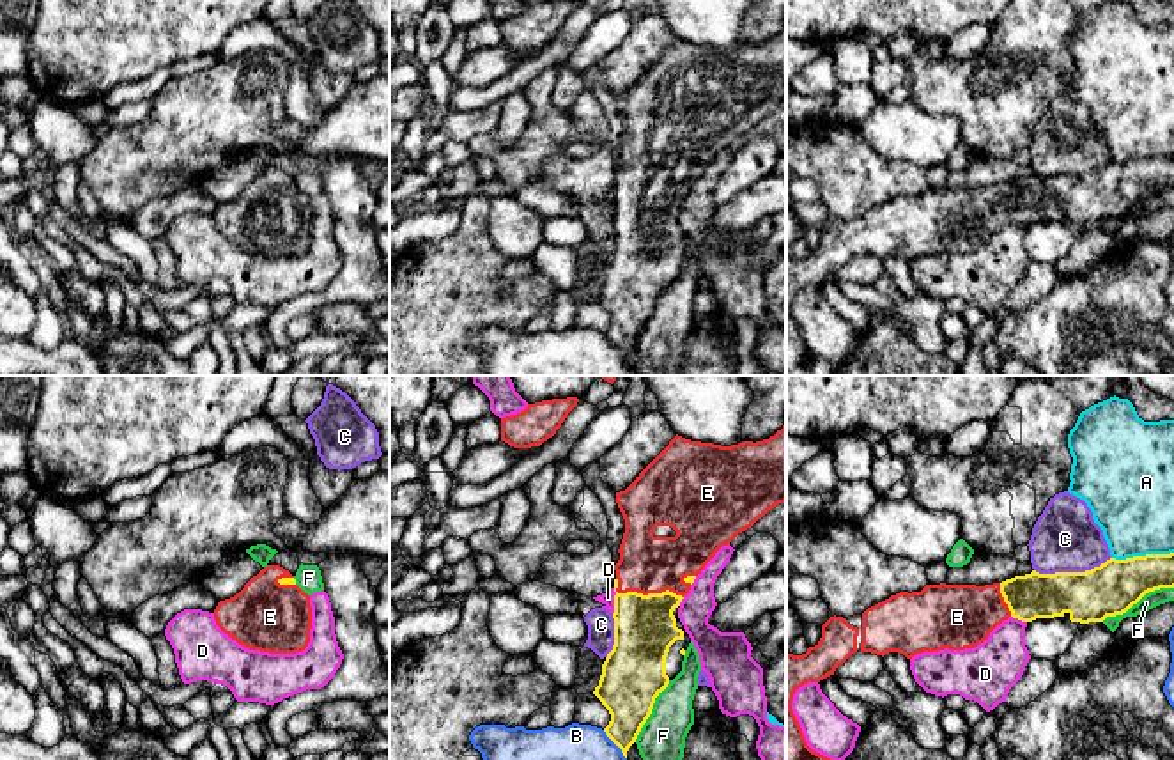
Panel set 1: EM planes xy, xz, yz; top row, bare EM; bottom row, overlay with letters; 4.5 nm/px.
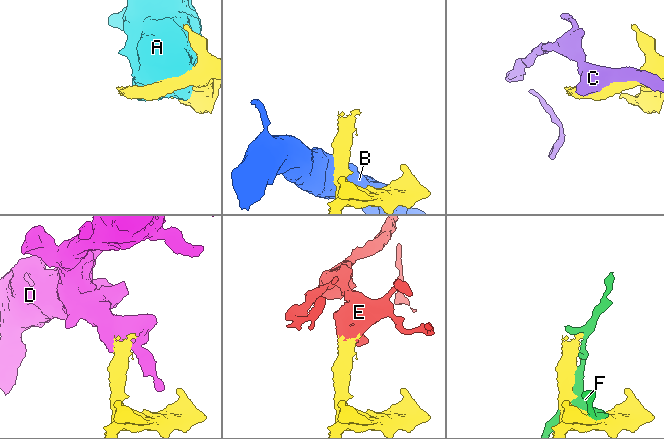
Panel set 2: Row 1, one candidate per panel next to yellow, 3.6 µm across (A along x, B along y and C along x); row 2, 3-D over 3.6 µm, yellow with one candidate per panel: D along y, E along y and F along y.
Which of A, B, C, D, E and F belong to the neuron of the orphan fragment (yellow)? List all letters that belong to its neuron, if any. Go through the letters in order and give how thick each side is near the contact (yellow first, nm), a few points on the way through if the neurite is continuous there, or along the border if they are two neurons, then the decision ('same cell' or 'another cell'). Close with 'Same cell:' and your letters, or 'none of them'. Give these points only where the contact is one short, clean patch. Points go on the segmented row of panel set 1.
A: calibres 240 and 360 nm; another cell
B: calibres 260 and 160 nm; border xz (602, 730), (625, 759); another cell
C: calibres 240 and 300 nm; another cell
D: calibres 280 and 60 nm; border xz (615, 589), (613, 613); another cell
E: calibres 280 and 260 nm; way xz (645, 628), (641, 594), (647, 564); same cell
F: calibres 240 and 70 nm; another cell
Same cell: E

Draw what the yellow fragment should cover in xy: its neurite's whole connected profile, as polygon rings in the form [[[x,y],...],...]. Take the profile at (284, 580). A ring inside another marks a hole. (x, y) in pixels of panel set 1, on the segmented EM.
[[[267,565],[214,609],[216,625],[250,650],[303,652],[310,643],[312,606],[294,576]]]

